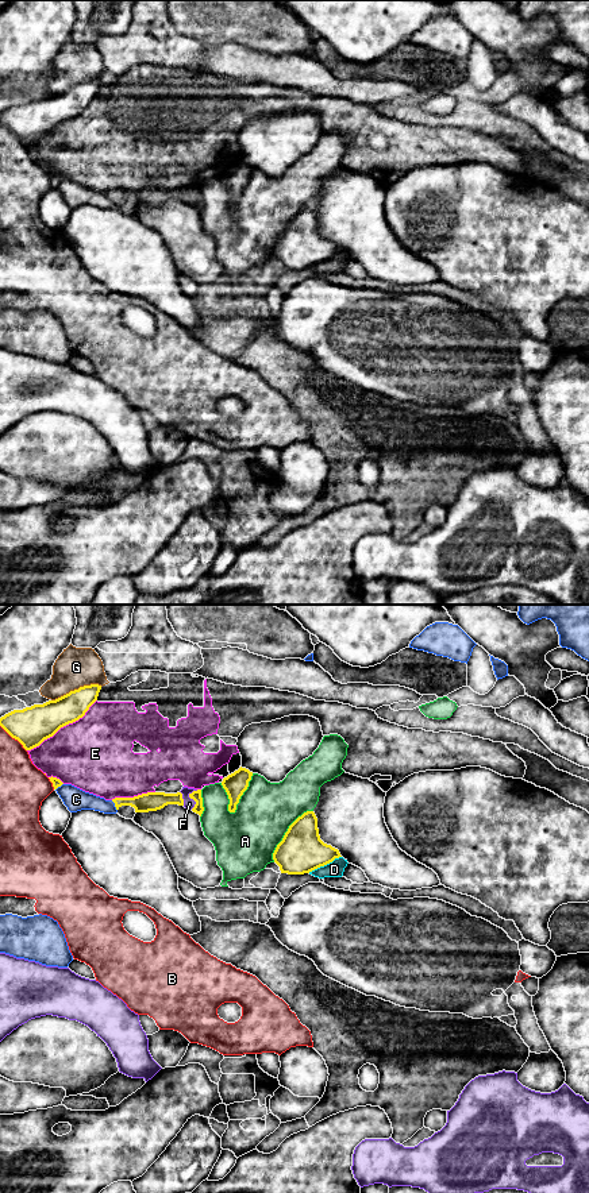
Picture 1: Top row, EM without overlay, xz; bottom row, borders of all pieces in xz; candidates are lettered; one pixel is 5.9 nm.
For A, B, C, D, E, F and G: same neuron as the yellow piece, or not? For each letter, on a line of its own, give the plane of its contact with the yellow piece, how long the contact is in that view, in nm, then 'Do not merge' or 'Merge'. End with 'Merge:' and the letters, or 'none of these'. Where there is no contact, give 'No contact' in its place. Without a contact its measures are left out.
A: Touches yellow in xz. Shared border 280 nm. Do not merge
B: Touches yellow in xz. Shared border 220 nm. Do not merge
C: Touches yellow in xz. Shared border 70 nm. Do not merge
D: Touches yellow in xz. Shared border 220 nm. Do not merge
E: Touches yellow in xz. Shared border 500 nm. Do not merge
F: Touches yellow in xz. Shared border 130 nm. Do not merge
G: Touches yellow in xz. Shared border 320 nm. Do not merge
Merge: none of these

